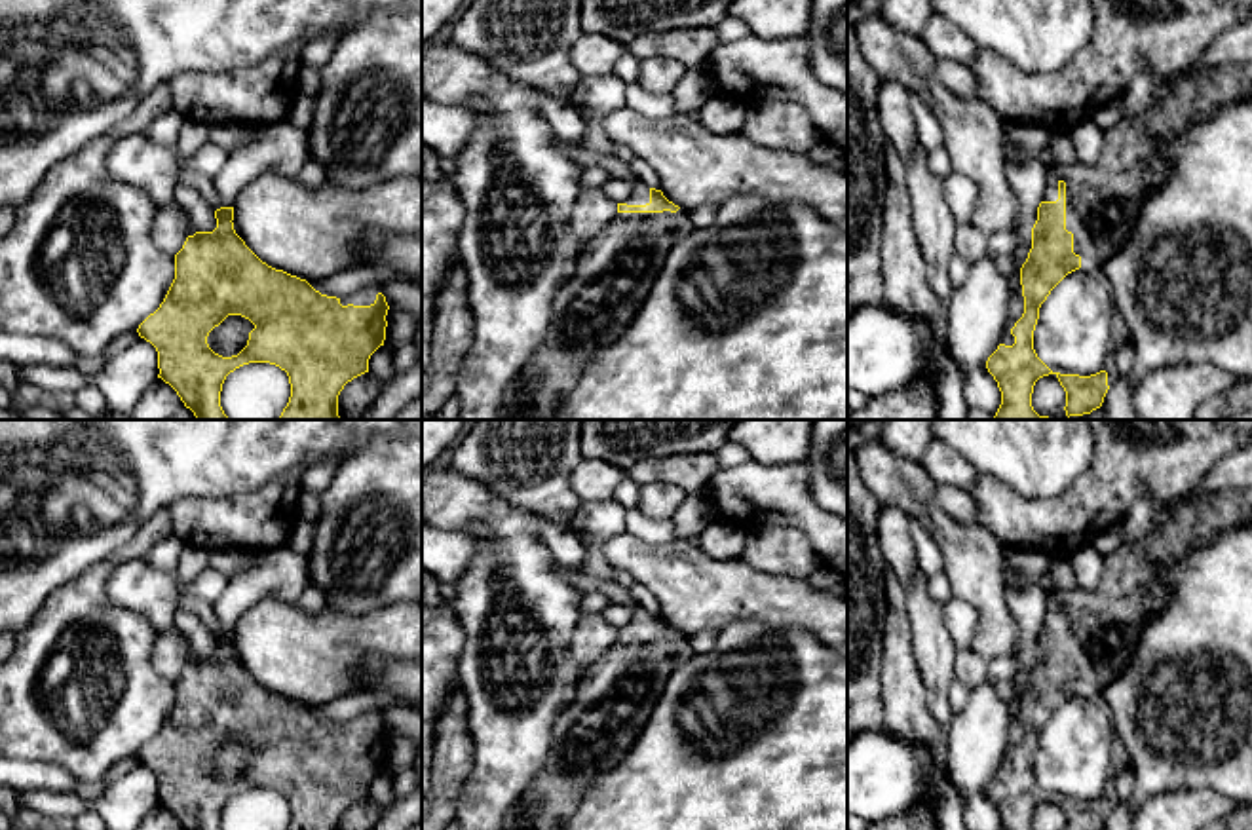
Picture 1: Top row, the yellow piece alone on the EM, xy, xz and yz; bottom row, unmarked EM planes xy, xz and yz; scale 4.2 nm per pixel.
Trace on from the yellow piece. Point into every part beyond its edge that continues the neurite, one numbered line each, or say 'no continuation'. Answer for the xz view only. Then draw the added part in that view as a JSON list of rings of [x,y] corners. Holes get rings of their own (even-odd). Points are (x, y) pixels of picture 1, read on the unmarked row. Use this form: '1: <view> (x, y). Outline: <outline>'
1: xz (616, 696). Outline: [[[686,634],[676,638],[616,638],[581,674],[578,695],[557,718],[543,767],[530,790],[509,809],[502,830],[562,830],[576,813],[589,784],[614,769],[644,729],[669,676],[693,650]]]

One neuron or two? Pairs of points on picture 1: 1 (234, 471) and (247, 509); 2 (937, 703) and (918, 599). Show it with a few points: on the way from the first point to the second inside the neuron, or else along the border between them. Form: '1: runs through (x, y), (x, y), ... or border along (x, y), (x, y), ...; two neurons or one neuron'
1: border along (284, 475), (230, 496), (198, 498); two neurons
2: runs through (937, 677), (937, 656), (928, 625); one neuron

